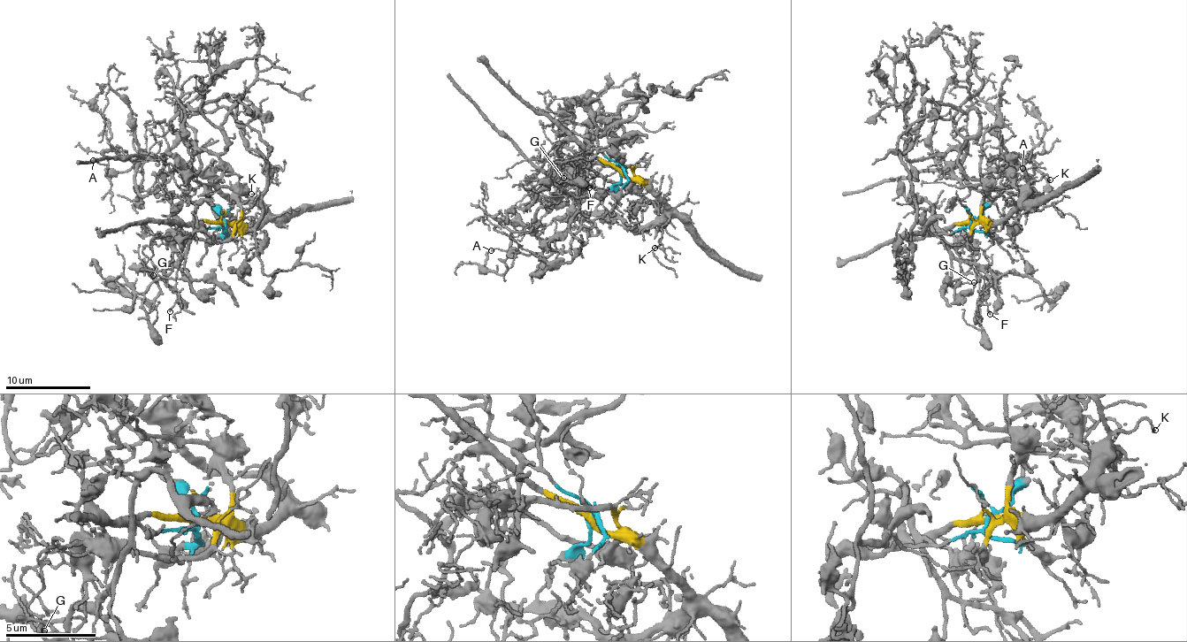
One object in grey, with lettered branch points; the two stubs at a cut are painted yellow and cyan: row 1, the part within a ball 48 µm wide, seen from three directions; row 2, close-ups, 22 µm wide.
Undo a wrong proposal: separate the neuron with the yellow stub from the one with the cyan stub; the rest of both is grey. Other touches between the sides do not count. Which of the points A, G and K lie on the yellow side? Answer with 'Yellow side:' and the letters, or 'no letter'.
Yellow side: K

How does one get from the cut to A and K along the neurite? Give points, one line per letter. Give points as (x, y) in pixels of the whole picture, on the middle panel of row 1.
A: (623, 171), (585, 141), (647, 110), (638, 102), (550, 179), (539, 253), (491, 250)
K: (623, 171), (629, 177), (638, 177), (665, 207), (662, 229), (655, 248)

